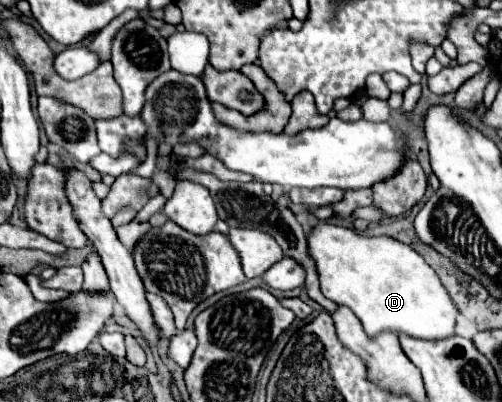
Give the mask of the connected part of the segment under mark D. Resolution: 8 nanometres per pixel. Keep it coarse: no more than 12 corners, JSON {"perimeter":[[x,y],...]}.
{"perimeter":[[320,223],[322,293],[370,337],[454,335],[458,309],[412,247]]}

